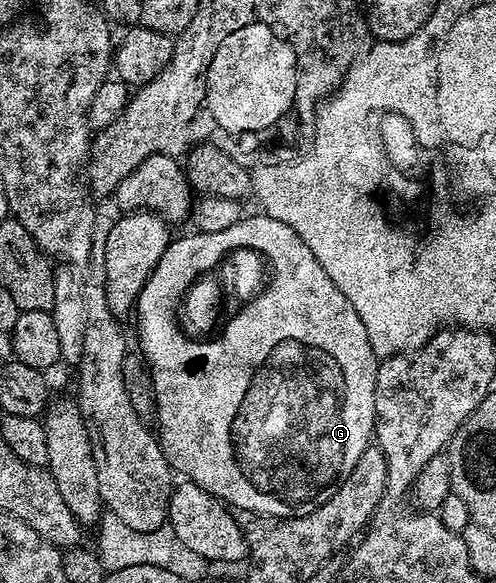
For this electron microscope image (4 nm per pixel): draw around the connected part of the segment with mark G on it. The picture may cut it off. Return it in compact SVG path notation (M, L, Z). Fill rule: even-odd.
M256 213L256 214L257 214L257 215L253 215L253 216L251 216L251 217L250 217L250 219L249 219L249 216L248 216L248 217L243 217L243 218L242 218L242 219L240 219L240 220L239 220L239 221L238 221L238 222L237 222L237 223L236 223L236 224L235 224L235 225L231 225L231 229L223 229L223 230L221 230L221 231L220 231L220 232L219 232L219 233L203 233L203 232L202 232L202 231L197 231L197 232L196 232L196 233L192 233L192 234L193 234L193 235L185 235L185 236L183 236L183 237L182 237L182 239L177 239L177 238L174 238L174 239L173 239L173 240L172 240L172 242L170 242L170 244L169 244L169 248L167 248L167 249L166 249L166 250L165 250L165 252L164 252L164 253L163 253L163 257L162 257L162 258L161 258L161 260L160 260L160 261L159 261L159 265L158 265L158 266L157 266L157 267L156 267L156 269L154 269L154 270L153 270L153 272L152 272L152 273L151 273L151 277L150 277L150 278L149 278L149 280L148 280L148 281L147 281L147 285L146 285L146 286L145 286L145 288L143 288L143 290L142 290L142 291L141 291L141 296L139 296L139 297L138 297L138 298L137 298L137 306L136 306L136 308L135 308L135 320L136 320L136 319L137 319L137 335L138 335L138 337L139 337L139 338L141 338L141 347L139 347L139 351L140 351L140 354L142 354L142 355L144 355L144 357L145 357L145 362L146 362L146 363L148 363L148 364L149 364L149 370L150 370L150 371L152 371L152 372L153 372L153 397L154 397L154 400L155 400L155 407L156 407L156 411L155 411L155 434L156 434L156 436L157 436L157 438L158 438L158 440L159 440L159 442L160 442L160 444L161 444L161 452L162 452L162 453L163 453L163 454L164 454L164 455L165 455L165 460L166 460L166 461L168 461L168 463L169 463L169 466L170 466L170 467L172 467L172 468L173 468L173 470L174 470L174 472L176 472L176 474L177 474L177 475L178 475L178 476L181 476L181 477L184 477L184 478L185 478L185 479L186 479L186 480L188 480L188 482L191 482L191 483L194 483L194 484L195 484L195 485L199 485L199 486L200 486L200 487L201 487L201 488L203 488L203 490L204 490L204 491L206 491L206 492L207 492L207 493L211 493L211 494L212 494L212 495L214 495L214 496L215 496L215 497L216 497L216 499L220 499L220 500L221 500L221 502L222 502L222 503L224 503L224 504L226 504L226 505L228 505L228 506L229 506L229 507L230 507L230 508L233 508L233 509L247 509L247 510L248 510L248 511L254 511L254 512L255 512L255 513L259 513L259 514L260 514L260 515L276 515L276 516L277 516L277 518L279 518L279 519L297 519L297 518L299 518L299 516L300 516L300 515L306 515L306 514L307 514L307 513L311 513L311 512L312 512L312 511L314 511L314 510L315 510L315 509L319 509L319 505L323 505L323 504L324 504L324 503L326 503L326 501L328 501L328 500L329 500L329 498L330 498L330 497L332 497L332 495L333 495L333 494L335 494L335 493L336 493L336 491L337 491L337 487L338 487L338 486L339 486L339 485L343 485L343 481L347 481L347 477L348 477L348 476L349 476L349 474L350 474L350 473L351 473L351 469L355 469L355 461L359 461L359 457L363 457L363 453L364 453L364 452L365 452L365 450L367 450L367 448L368 448L368 447L370 447L370 445L371 445L371 440L372 440L372 439L373 439L373 438L374 438L374 435L375 435L375 377L376 377L376 376L377 376L377 365L378 365L378 362L379 362L379 355L376 355L376 353L375 353L375 352L373 352L373 343L372 343L372 341L371 341L371 340L369 340L369 339L372 339L372 338L371 338L371 333L370 333L370 332L369 332L369 331L368 331L368 330L367 330L367 329L363 329L363 321L359 321L359 313L355 313L355 309L353 309L353 308L352 308L352 307L351 307L351 302L349 302L349 301L347 301L347 298L345 298L345 297L343 297L343 293L341 293L341 292L340 292L340 291L339 291L339 289L337 289L337 288L336 288L336 287L335 287L335 283L334 283L334 282L333 282L333 281L331 281L331 278L329 278L329 277L328 277L328 275L327 275L327 272L326 272L326 270L325 270L325 269L323 269L323 266L321 266L321 265L319 265L319 261L317 261L317 260L316 260L316 259L315 259L315 255L314 255L314 254L313 254L313 253L312 253L312 251L311 251L311 250L310 250L310 249L309 249L309 248L308 248L308 247L307 247L307 245L305 245L305 244L304 244L304 241L303 241L303 238L302 238L302 237L299 237L299 234L297 234L297 233L295 233L295 229L291 229L291 228L290 228L290 227L288 227L288 226L287 226L287 225L283 225L283 221L275 221L275 220L274 220L274 219L272 219L272 217L271 217L271 216L269 216L269 215L267 215L267 214L264 214L264 213ZM240 251L254 251L254 253L255 253L255 254L257 254L257 255L266 255L266 257L267 257L267 258L269 258L269 267L270 267L270 269L271 269L271 270L273 270L273 276L271 276L271 277L270 277L270 279L269 279L269 288L267 288L267 289L266 289L266 291L265 291L265 292L263 292L263 293L262 293L262 295L261 295L261 296L259 296L259 297L258 297L258 299L253 299L253 300L251 300L251 301L250 301L250 303L249 303L249 304L247 304L247 305L246 305L246 307L245 307L245 308L243 308L243 309L242 309L242 311L241 311L241 312L239 312L239 313L238 313L238 315L237 315L237 316L235 316L235 317L234 317L234 319L229 319L229 320L227 320L227 321L226 321L226 323L225 323L225 324L223 324L223 325L222 325L222 327L221 327L221 323L220 323L220 321L219 321L219 320L217 320L217 319L213 319L213 320L211 320L211 321L210 321L210 323L209 323L209 299L210 299L210 301L211 301L211 302L213 302L213 303L225 303L225 302L227 302L227 301L228 301L228 299L229 299L229 294L231 294L231 293L232 293L232 291L234 291L234 293L235 293L235 294L237 294L237 295L238 295L238 297L239 297L239 298L241 298L241 299L245 299L245 298L247 298L247 297L248 297L248 295L249 295L249 271L248 271L248 269L247 269L247 268L245 268L245 267L244 267L244 265L243 265L243 264L241 264L241 263L237 263L237 264L235 264L235 265L234 265L234 267L233 267L233 275L229 275L229 276L225 276L225 275L220 275L220 273L219 273L219 272L217 272L217 271L213 271L213 270L215 270L215 269L216 269L216 267L217 267L217 266L219 266L219 265L220 265L220 263L221 263L221 258L223 258L223 257L224 257L224 255L237 255L237 254L239 254L239 253L240 253ZM208 271L213 271L213 272L211 272L211 273L210 273L210 275L209 275L209 279L210 279L210 281L211 281L211 282L213 282L213 284L211 284L211 285L210 285L210 287L208 287L208 285L207 285L207 284L205 284L205 283L197 283L197 282L199 282L199 281L200 281L200 279L201 279L201 278L203 278L203 277L204 277L204 275L205 275L205 274L207 274L207 273L208 273ZM293 451L297 451L297 459L298 459L298 461L299 461L299 462L301 462L301 463L302 463L302 465L303 465L303 466L305 466L305 467L317 467L317 475L309 475L309 476L307 476L307 477L306 477L306 479L305 479L305 480L303 480L303 481L302 481L302 483L301 483L301 479L300 479L300 477L299 477L299 476L297 476L297 475L293 475Z

